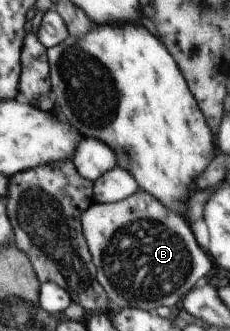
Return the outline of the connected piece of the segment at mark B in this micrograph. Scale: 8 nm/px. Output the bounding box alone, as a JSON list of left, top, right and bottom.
[81,189,211,312]

